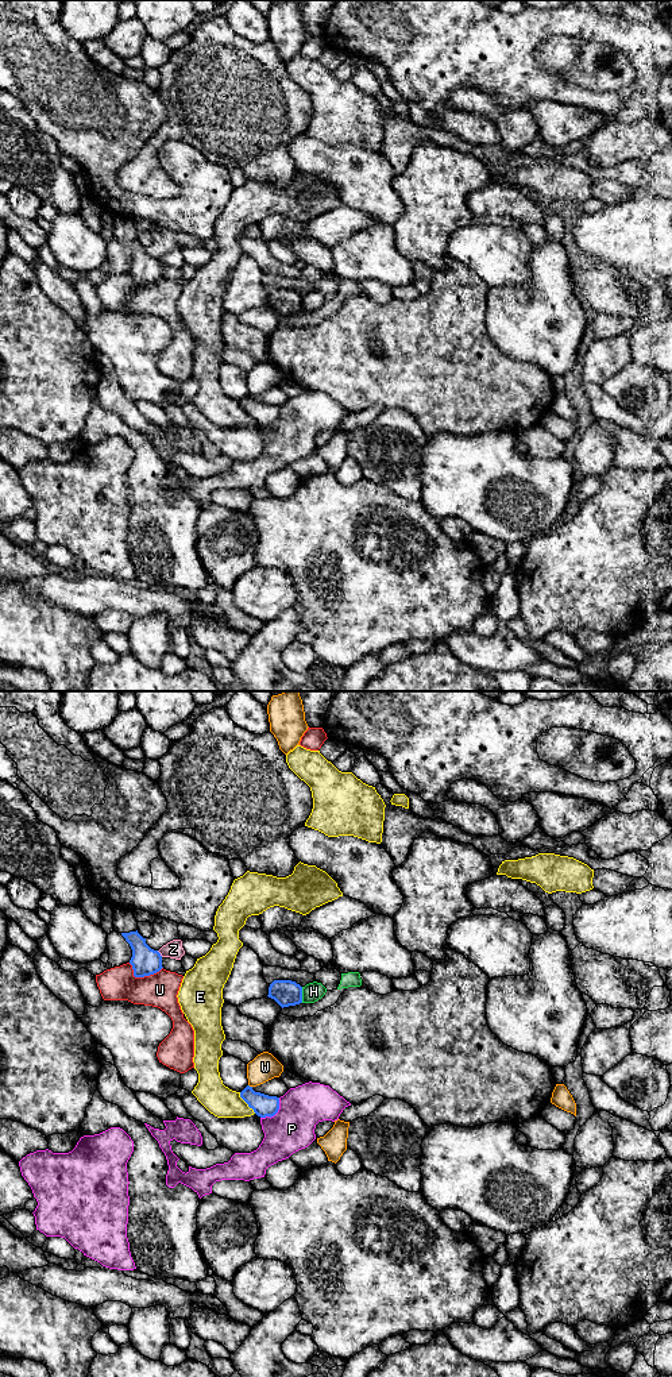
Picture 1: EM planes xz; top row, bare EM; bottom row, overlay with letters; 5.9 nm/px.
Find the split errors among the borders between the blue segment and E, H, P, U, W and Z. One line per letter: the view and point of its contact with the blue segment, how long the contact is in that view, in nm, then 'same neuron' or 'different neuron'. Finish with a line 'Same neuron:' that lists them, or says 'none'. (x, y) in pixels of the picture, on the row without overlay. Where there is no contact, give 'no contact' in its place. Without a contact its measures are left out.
E: xz (246, 411) | 160 nm | different neuron
H: xz (301, 304) | 100 nm | different neuron
P: xz (275, 421) | 170 nm | different neuron
U: xz (142, 285) | 220 nm | different neuron
W: xz (248, 394) | 30 nm | different neuron
Z: xz (159, 262) | 50 nm | different neuron
Same neuron: none

